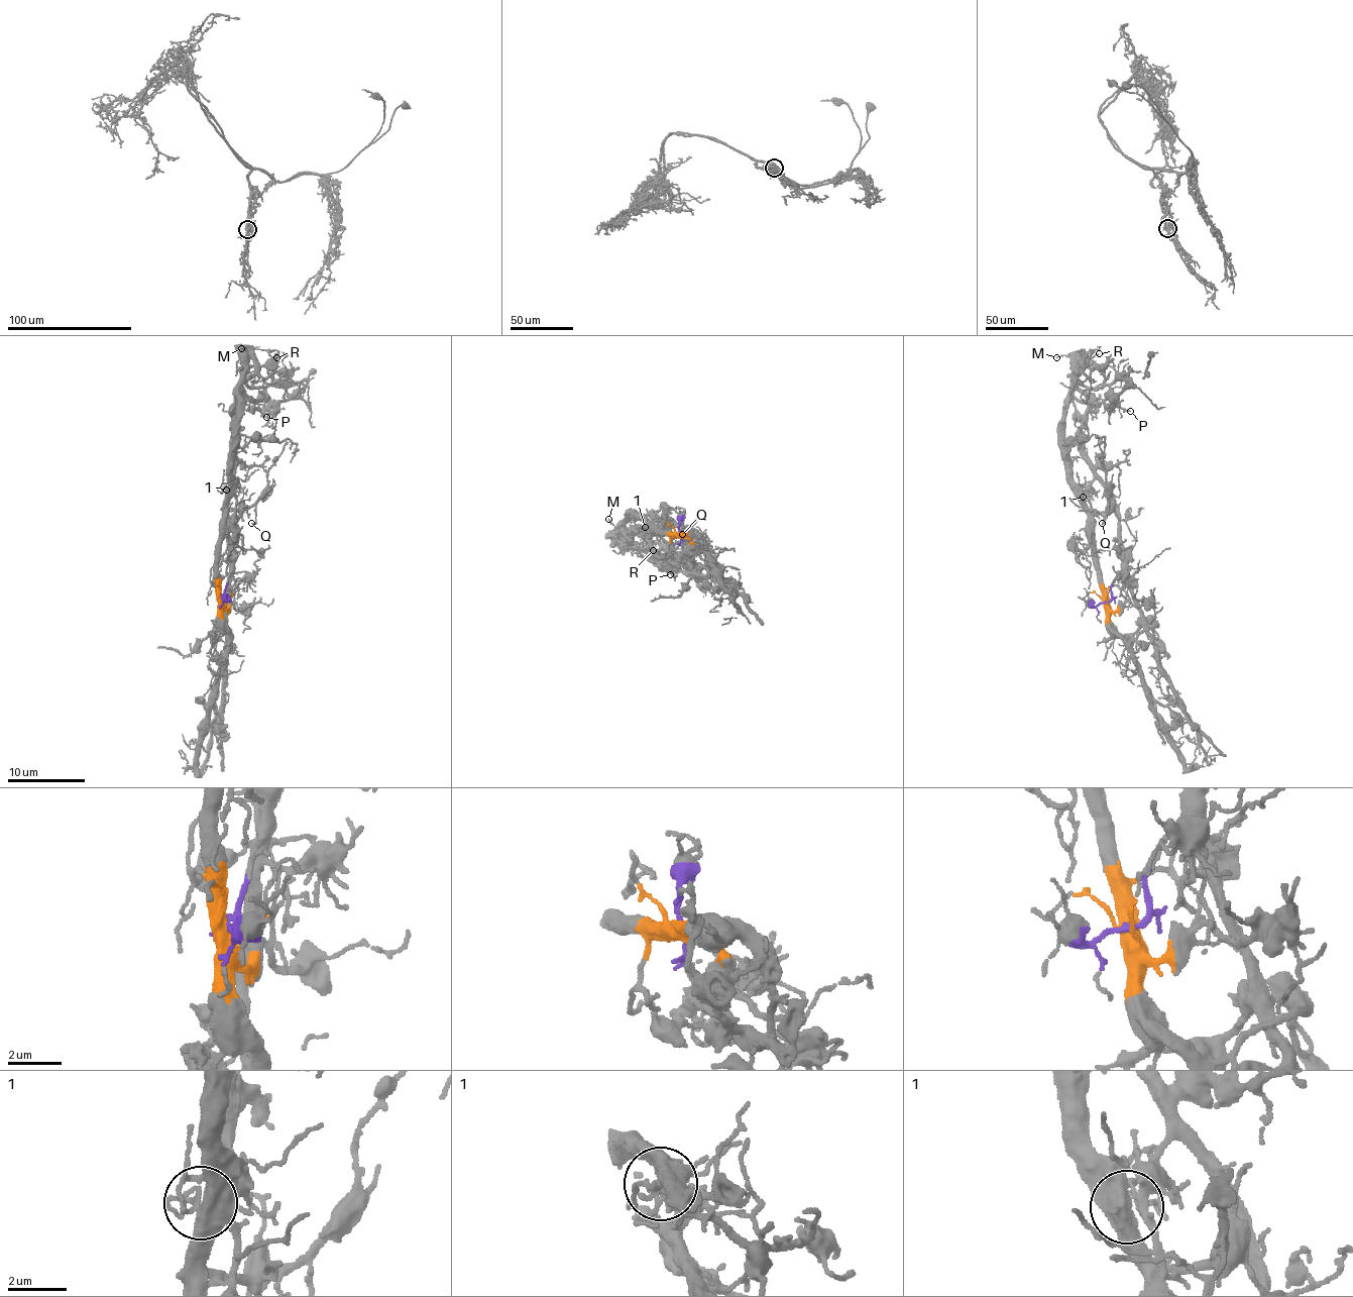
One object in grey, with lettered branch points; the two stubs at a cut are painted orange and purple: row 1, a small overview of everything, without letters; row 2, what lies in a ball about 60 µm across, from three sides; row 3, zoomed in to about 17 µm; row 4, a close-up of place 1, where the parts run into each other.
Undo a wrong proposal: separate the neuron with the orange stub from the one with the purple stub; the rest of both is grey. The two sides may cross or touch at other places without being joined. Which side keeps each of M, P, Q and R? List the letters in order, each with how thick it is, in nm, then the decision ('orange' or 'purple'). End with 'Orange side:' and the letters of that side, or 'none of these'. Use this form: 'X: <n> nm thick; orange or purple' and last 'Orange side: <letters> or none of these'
M: 140 nm thick; orange
P: 140 nm thick; orange
Q: 140 nm thick; orange
R: 70 nm thick; purple
Orange side: M, P, Q

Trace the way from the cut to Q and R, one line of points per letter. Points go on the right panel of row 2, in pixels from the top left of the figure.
Q: (1106, 602), (1099, 573), (1093, 515), (1109, 508), (1101, 523)
R: (1106, 602), (1121, 571), (1120, 513), (1085, 451), (1081, 429), (1088, 399), (1077, 382), (1084, 358), (1099, 354)

